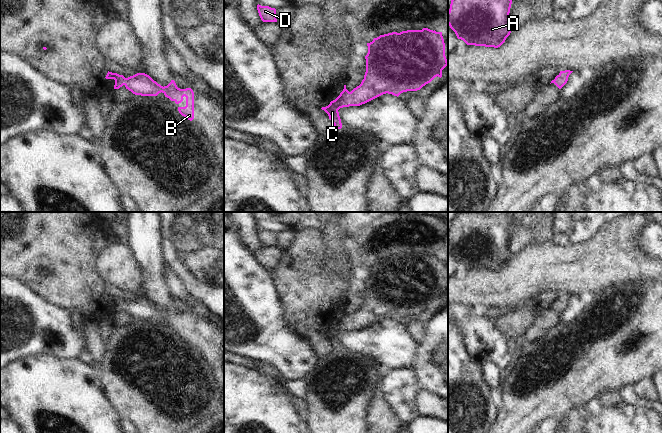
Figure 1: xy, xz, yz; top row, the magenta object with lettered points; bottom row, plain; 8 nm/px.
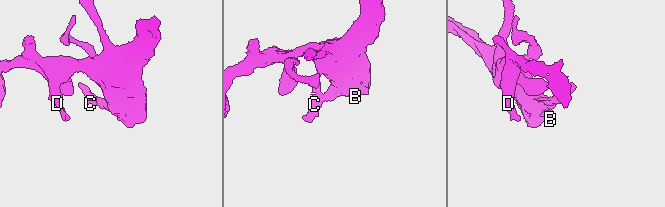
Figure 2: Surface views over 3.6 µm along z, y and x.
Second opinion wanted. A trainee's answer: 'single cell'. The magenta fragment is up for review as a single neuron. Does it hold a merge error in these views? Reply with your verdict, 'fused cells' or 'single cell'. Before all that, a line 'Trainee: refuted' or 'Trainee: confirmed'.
Trainee: confirmed
single cell

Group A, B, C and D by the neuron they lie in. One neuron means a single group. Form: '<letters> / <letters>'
A B C D

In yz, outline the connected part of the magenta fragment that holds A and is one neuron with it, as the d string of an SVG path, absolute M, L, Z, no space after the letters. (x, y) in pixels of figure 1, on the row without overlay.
M457 212L448 235L448 249L467 269L500 271L510 259L510 232L513 220L504 212L496 217L489 212Z

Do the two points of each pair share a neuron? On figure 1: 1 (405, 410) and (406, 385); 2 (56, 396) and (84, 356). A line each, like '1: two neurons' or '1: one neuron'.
1: one neuron
2: two neurons

